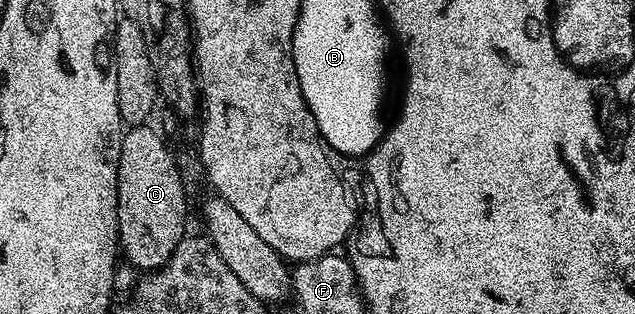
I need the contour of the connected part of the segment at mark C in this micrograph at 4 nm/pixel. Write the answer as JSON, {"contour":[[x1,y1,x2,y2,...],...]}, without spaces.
{"contour":[[150,125,131,126,122,137,118,166,118,246,125,262,142,273,165,267,187,234,186,206,172,151]]}

